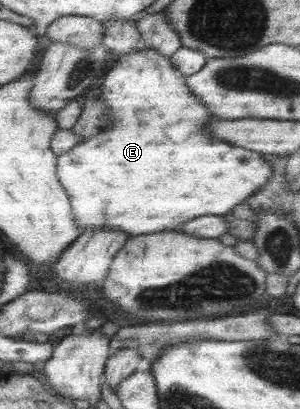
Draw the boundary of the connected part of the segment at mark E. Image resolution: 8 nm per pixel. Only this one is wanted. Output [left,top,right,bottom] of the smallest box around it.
[56,47,272,237]

